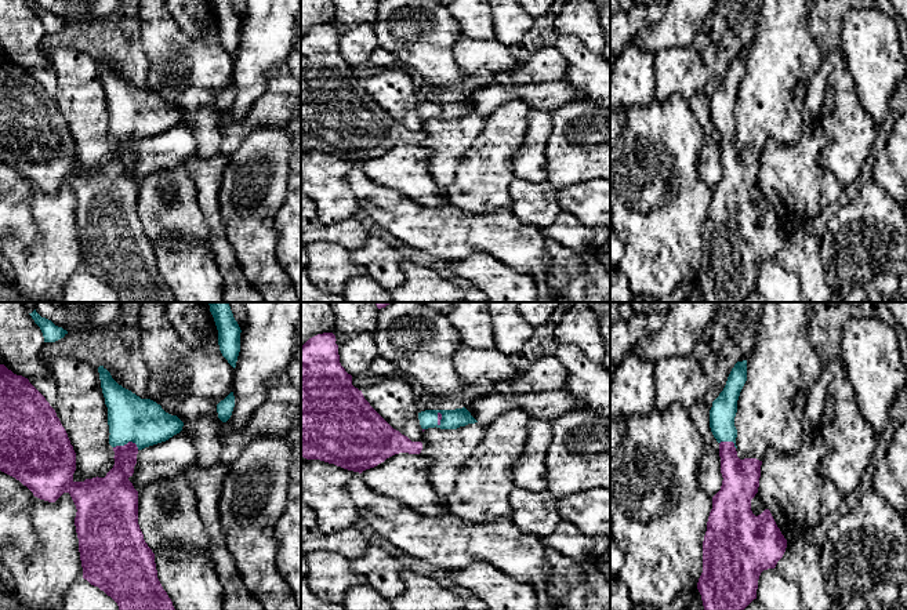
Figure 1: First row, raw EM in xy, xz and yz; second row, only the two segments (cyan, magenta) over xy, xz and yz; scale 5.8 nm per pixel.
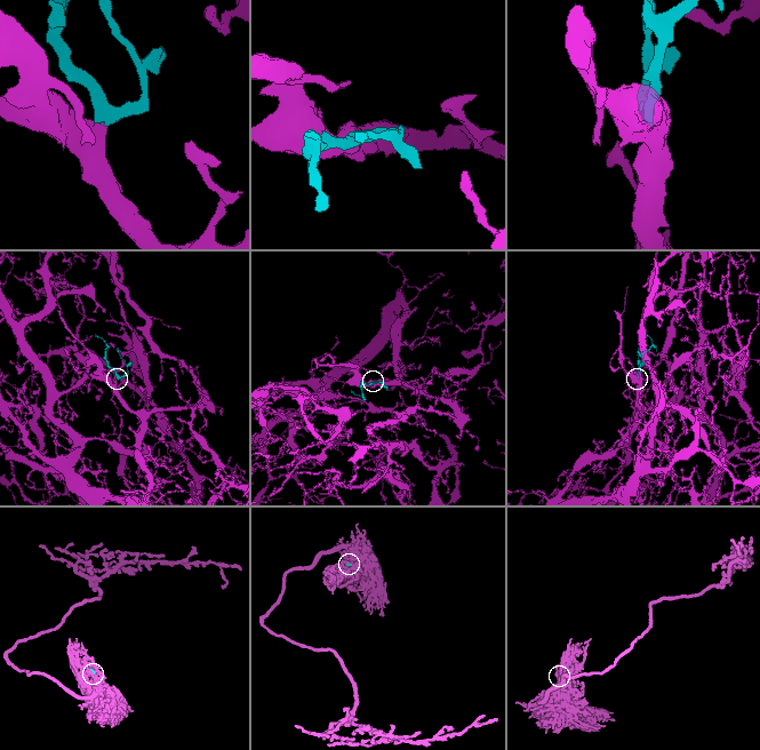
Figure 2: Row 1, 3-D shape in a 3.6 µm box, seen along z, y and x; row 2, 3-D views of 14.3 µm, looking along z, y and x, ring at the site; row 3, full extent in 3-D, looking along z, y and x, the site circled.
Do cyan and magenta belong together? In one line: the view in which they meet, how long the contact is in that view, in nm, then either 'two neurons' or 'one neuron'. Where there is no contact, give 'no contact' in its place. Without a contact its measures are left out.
contact in xy; length 150 nm; one neuron

